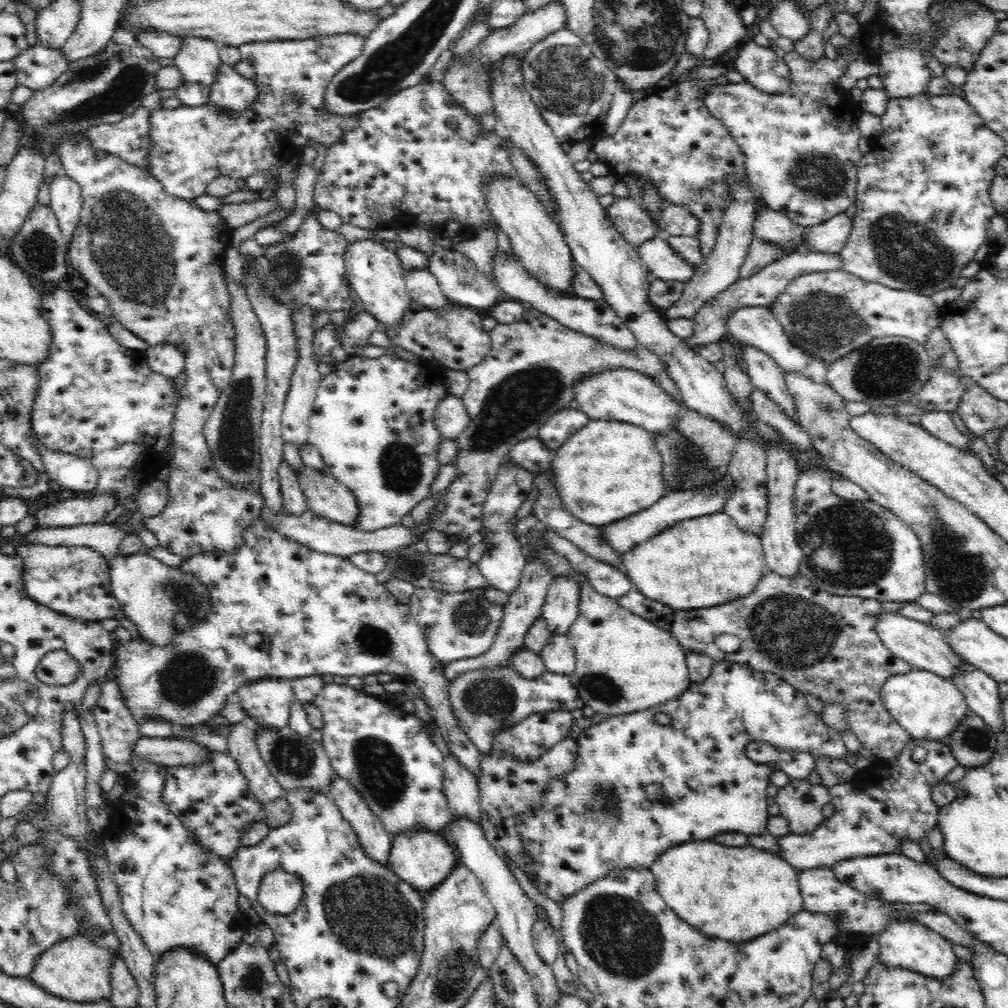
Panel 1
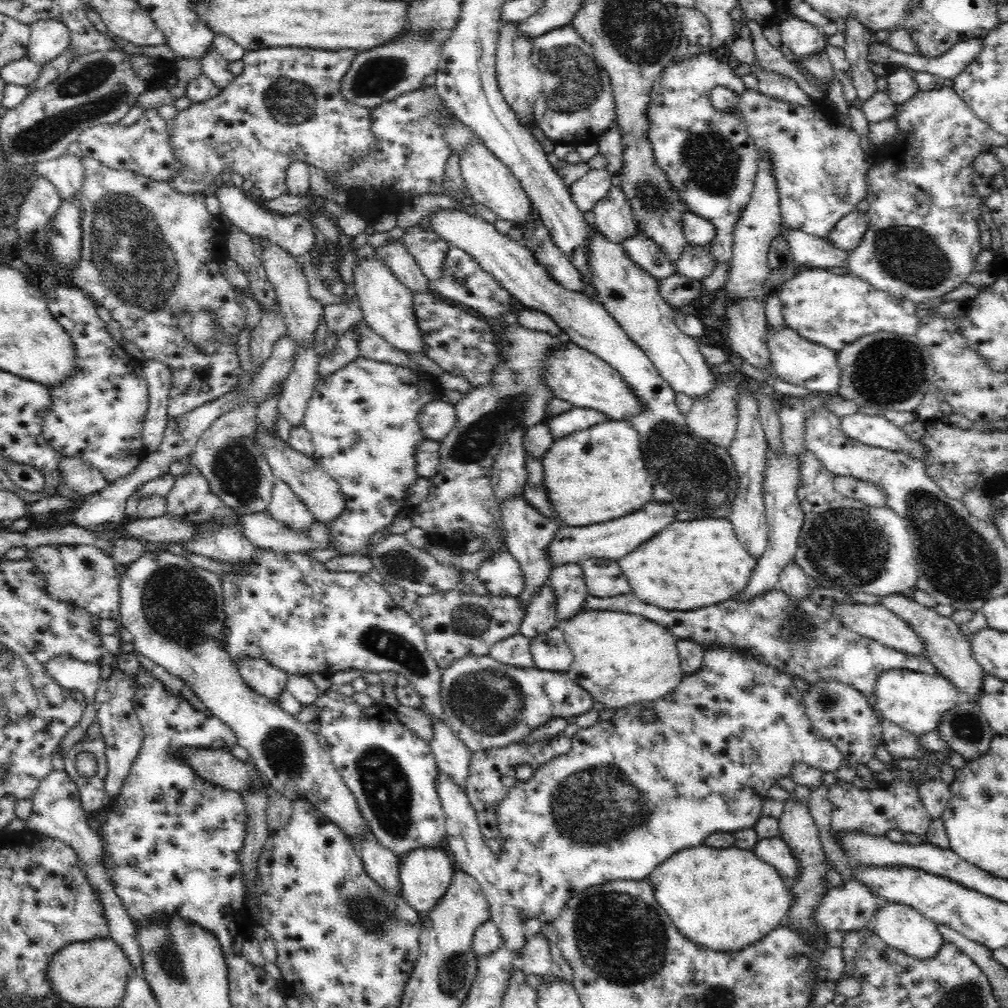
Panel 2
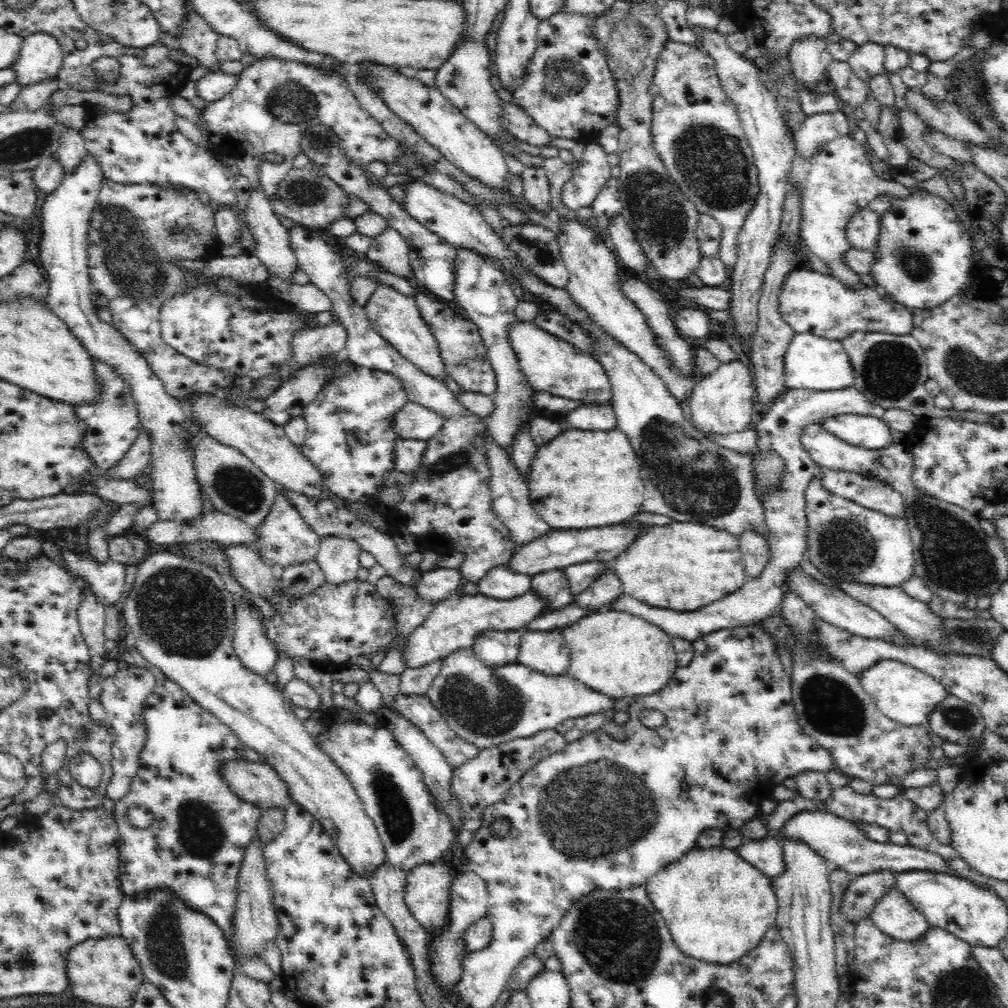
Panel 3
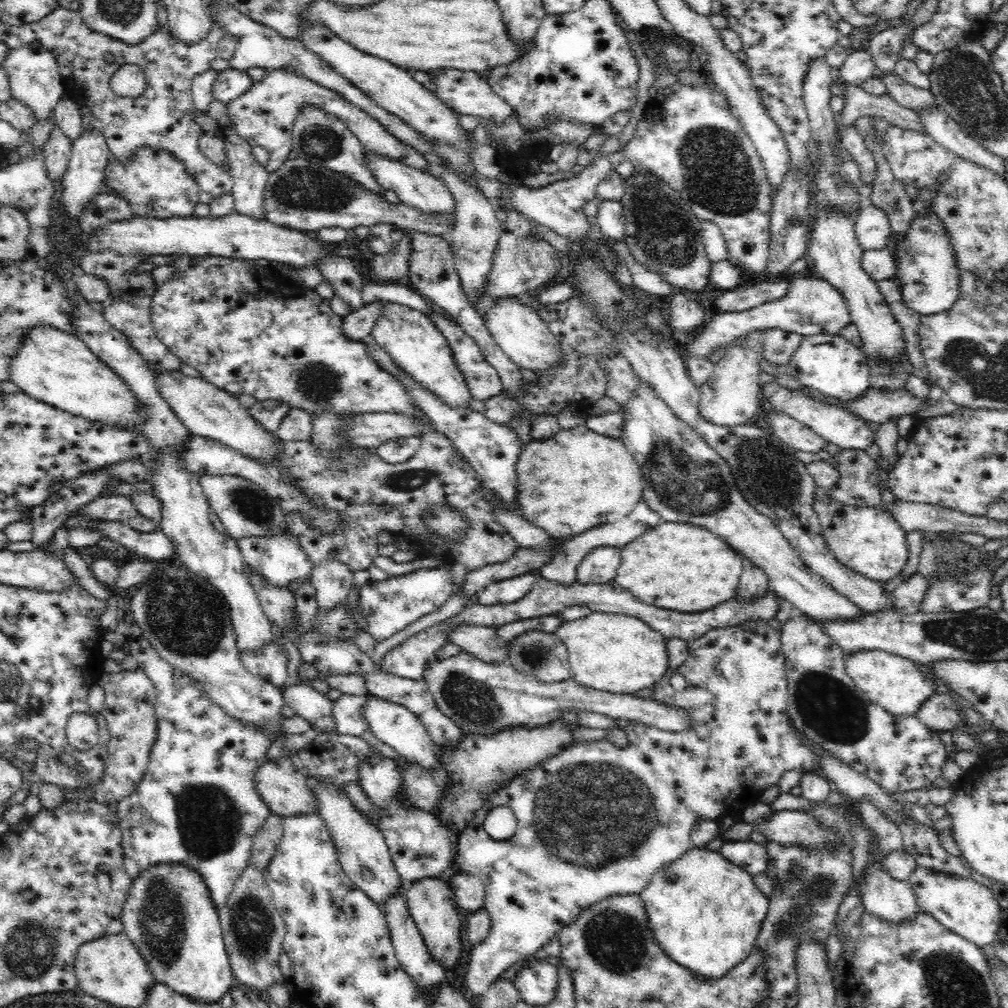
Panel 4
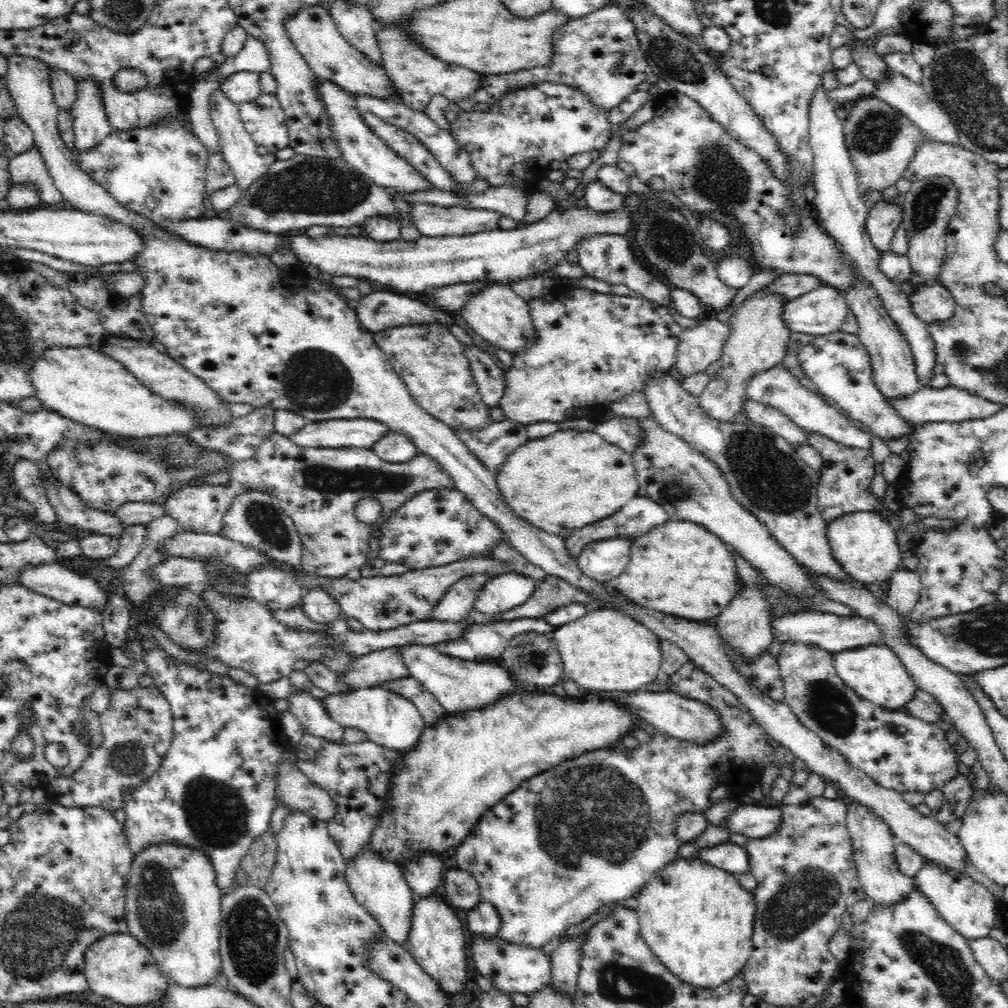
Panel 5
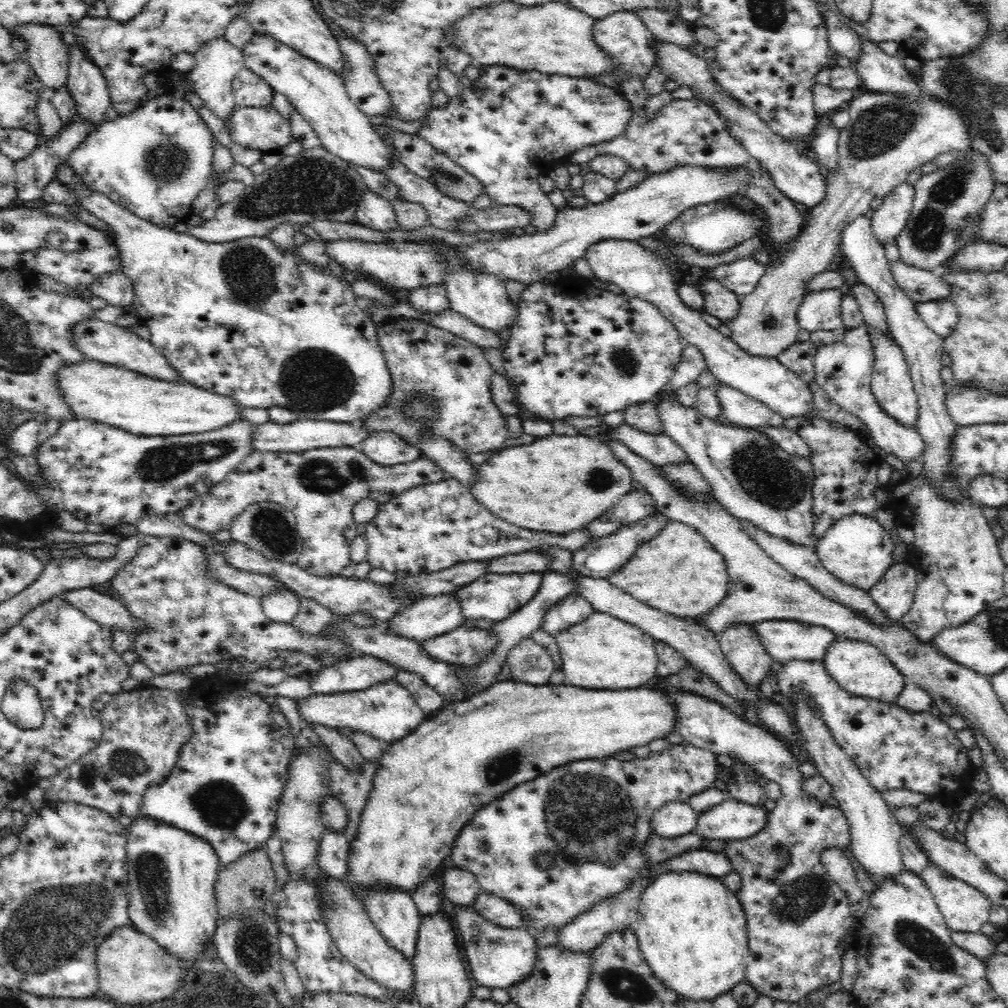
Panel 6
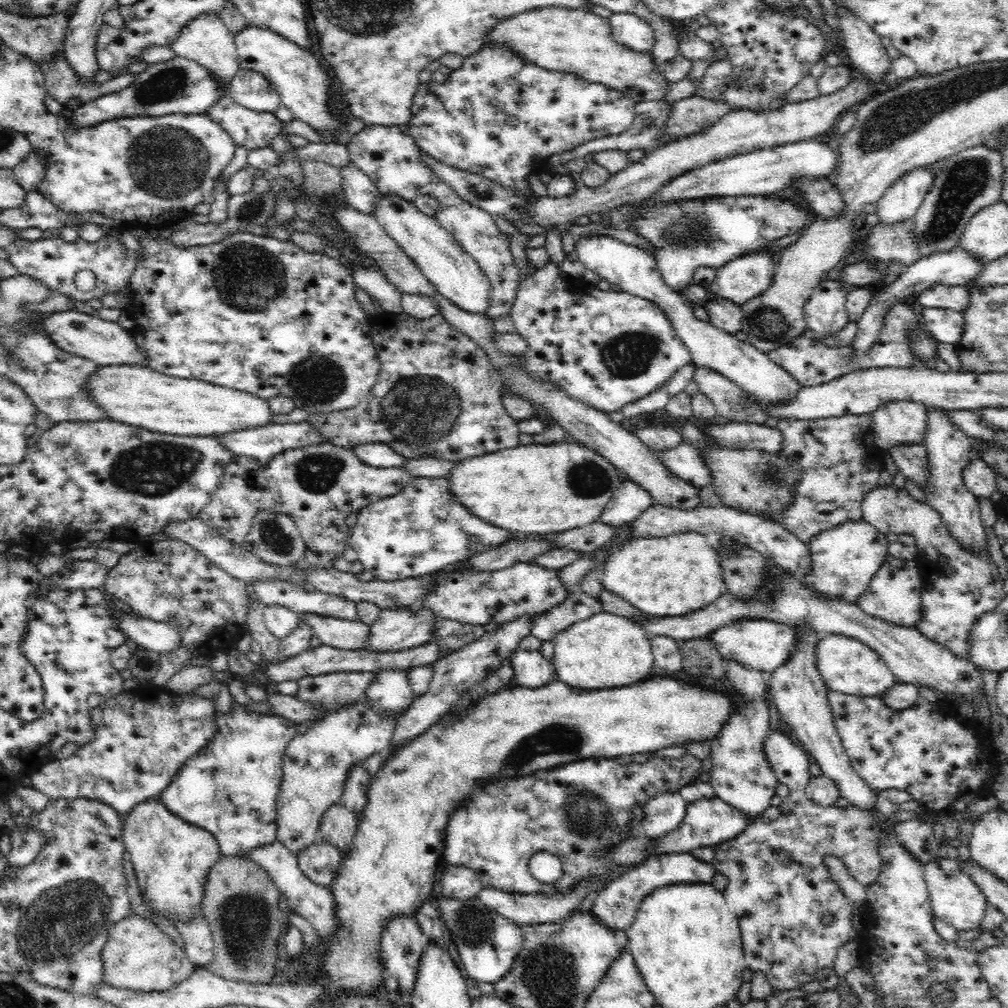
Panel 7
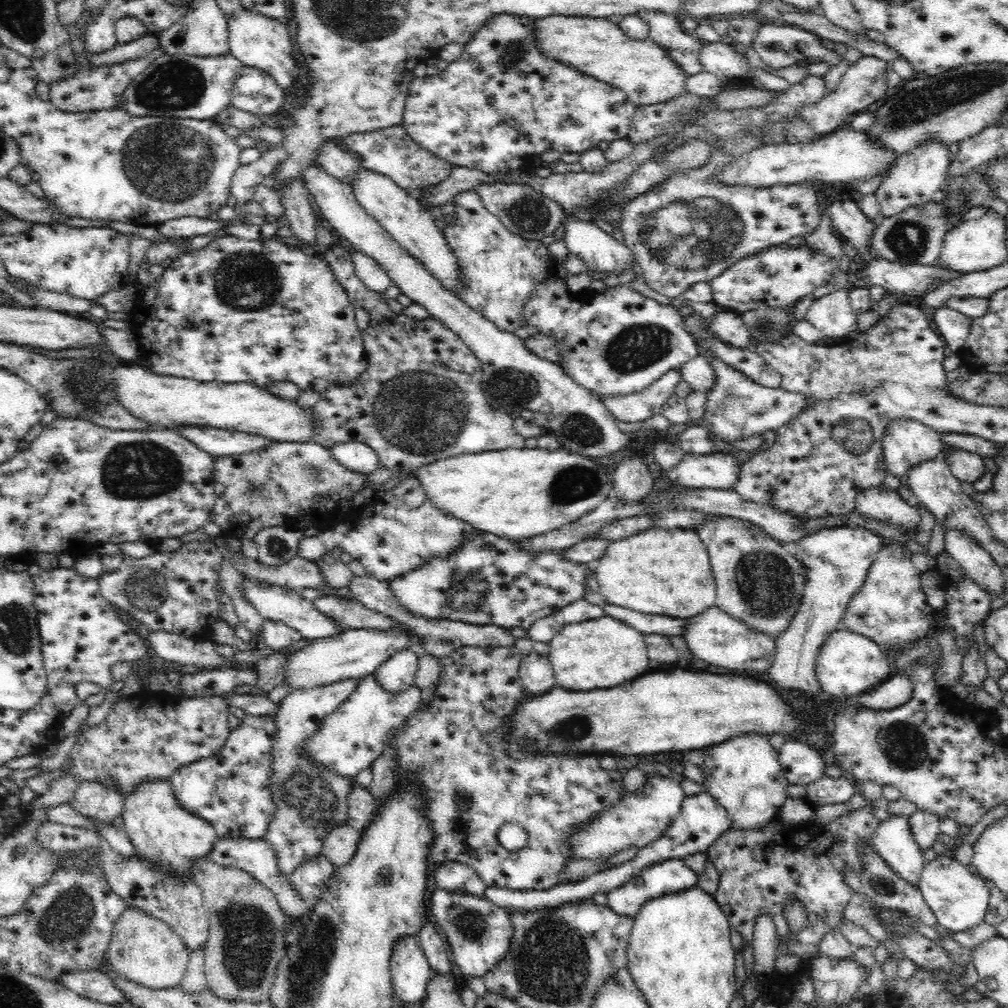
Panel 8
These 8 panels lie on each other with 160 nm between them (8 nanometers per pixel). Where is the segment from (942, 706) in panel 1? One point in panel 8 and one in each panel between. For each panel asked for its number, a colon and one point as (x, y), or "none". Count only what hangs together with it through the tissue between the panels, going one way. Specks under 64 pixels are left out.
2: (914, 701)
3: (906, 695)
4: (893, 682)
5: (874, 672)
6: (858, 667)
7: (848, 666)
8: (848, 663)

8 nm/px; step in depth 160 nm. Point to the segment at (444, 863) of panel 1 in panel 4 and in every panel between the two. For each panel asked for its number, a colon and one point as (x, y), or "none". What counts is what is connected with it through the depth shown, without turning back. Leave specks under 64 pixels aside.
2: (425, 874)
3: (427, 895)
4: (429, 902)

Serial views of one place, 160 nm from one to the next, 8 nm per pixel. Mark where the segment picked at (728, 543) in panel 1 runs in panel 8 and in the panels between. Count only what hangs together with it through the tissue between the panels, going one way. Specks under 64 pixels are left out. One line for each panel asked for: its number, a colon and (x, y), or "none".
2: (689, 565)
3: (683, 566)
4: (678, 566)
5: (680, 568)
6: (678, 572)
7: (676, 575)
8: (661, 571)

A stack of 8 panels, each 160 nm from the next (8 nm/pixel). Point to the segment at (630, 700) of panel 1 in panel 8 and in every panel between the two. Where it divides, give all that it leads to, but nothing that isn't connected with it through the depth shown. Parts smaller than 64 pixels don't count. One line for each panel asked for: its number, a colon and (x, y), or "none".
2: (620, 659)
3: (618, 654)
4: (616, 653)
5: (606, 650)
6: (602, 651)
7: (605, 651)
8: (602, 653)

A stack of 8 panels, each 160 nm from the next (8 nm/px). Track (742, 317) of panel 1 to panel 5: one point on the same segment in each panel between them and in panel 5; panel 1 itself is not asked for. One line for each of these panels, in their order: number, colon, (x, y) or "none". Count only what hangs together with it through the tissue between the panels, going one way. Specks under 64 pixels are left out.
2: (801, 362)
3: (811, 362)
4: (834, 366)
5: (838, 363)

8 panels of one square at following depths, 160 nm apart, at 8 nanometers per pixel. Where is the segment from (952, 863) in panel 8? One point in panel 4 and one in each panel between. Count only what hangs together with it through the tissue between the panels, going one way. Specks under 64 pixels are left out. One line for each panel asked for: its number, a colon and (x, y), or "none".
4: (965, 906)
5: (968, 907)
6: (965, 909)
7: (955, 898)

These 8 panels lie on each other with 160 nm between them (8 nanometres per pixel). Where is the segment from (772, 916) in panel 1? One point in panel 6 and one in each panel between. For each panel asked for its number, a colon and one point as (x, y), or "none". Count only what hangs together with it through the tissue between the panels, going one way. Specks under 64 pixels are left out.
2: (726, 899)
3: (717, 907)
4: (705, 913)
5: (695, 918)
6: (691, 931)

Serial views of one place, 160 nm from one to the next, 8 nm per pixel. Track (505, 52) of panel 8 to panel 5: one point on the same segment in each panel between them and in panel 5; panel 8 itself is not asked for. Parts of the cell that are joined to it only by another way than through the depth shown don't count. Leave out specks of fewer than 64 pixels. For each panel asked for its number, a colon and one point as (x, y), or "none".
5: (512, 143)
6: (509, 127)
7: (497, 115)

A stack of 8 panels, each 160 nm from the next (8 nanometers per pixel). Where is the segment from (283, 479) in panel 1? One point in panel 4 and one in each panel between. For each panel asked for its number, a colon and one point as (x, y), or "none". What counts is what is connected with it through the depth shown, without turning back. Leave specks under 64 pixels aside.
2: (285, 507)
3: (284, 539)
4: (280, 560)

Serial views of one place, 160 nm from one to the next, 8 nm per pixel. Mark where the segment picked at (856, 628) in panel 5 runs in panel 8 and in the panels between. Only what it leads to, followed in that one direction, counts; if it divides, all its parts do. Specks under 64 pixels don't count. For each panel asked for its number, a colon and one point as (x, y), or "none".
6: (784, 640)
7: (761, 645)
8: (715, 637)

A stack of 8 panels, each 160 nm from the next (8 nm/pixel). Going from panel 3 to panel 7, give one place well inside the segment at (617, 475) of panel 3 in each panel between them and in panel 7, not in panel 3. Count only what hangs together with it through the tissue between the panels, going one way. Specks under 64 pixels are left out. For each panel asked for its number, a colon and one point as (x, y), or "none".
4: (576, 480)
5: (561, 483)
6: (560, 484)
7: (527, 490)

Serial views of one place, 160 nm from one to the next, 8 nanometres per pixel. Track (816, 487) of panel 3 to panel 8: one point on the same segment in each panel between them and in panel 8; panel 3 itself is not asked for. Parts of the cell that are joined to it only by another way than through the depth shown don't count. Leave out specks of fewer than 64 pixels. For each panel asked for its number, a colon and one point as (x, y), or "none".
4: (866, 540)
5: (864, 544)
6: (857, 550)
7: (843, 560)
8: (836, 560)

